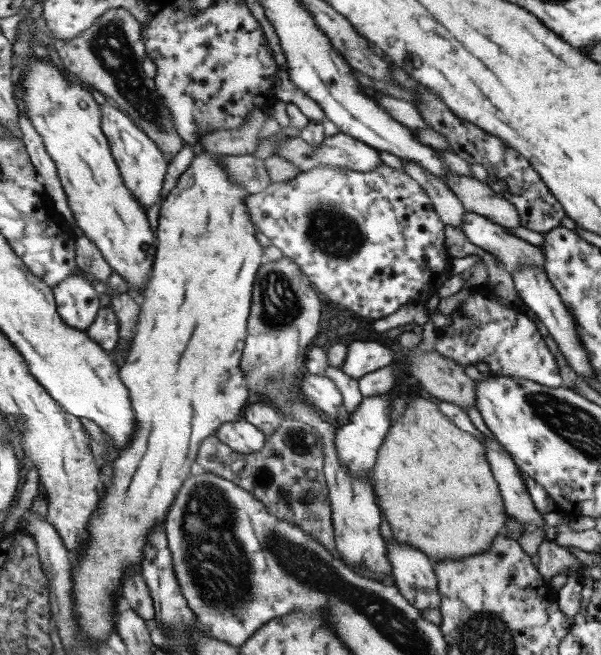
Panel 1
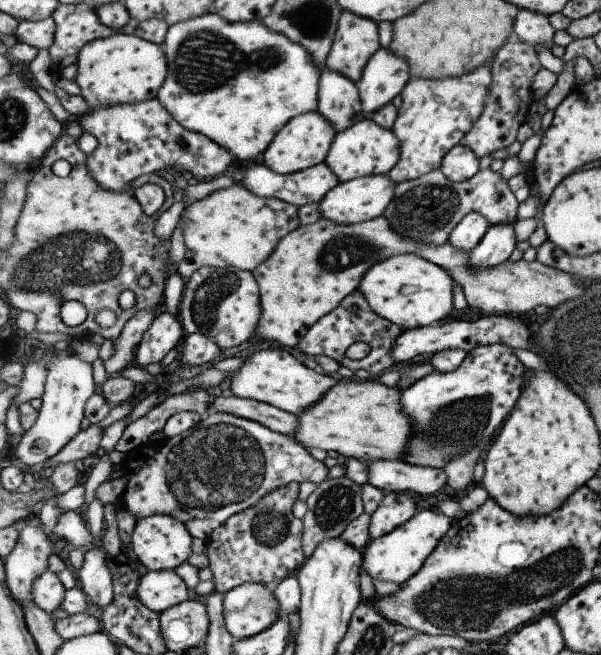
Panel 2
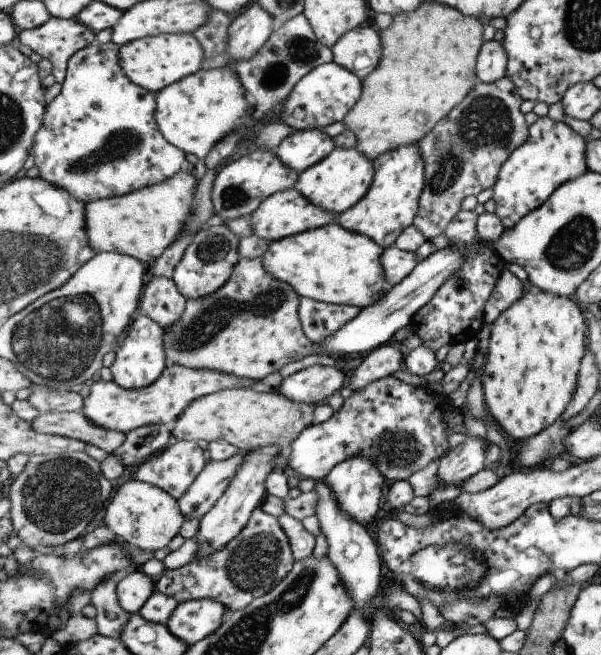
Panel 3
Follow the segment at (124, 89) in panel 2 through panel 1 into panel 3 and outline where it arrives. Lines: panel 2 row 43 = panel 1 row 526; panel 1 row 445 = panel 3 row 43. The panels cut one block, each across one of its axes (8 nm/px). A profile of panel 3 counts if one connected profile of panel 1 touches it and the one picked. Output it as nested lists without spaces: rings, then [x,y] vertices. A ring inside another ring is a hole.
[[[165,33],[157,36],[143,37],[121,47],[119,66],[127,78],[154,93],[160,93],[182,78],[199,72],[205,62],[204,47],[195,34]]]

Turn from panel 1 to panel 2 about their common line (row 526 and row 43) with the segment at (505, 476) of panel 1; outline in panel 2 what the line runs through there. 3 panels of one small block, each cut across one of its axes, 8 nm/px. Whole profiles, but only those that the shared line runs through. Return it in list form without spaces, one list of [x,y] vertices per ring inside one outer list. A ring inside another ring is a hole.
[[[521,9],[519,16],[516,18],[514,32],[523,43],[535,45],[552,44],[550,50],[553,52],[553,56],[561,57],[563,56],[563,52],[565,52],[562,45],[553,44],[554,30],[547,15]]]

